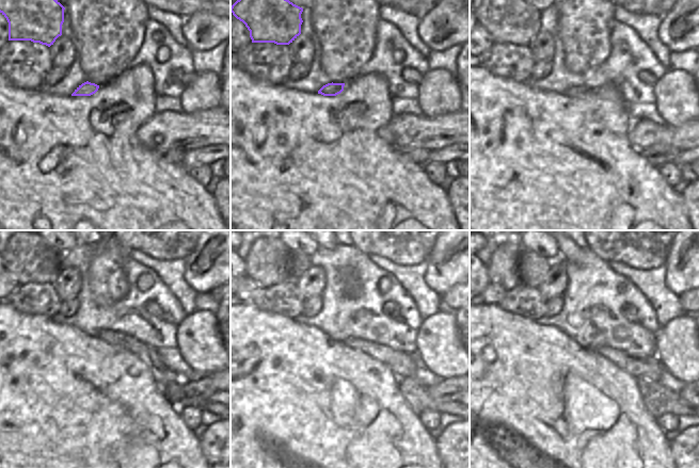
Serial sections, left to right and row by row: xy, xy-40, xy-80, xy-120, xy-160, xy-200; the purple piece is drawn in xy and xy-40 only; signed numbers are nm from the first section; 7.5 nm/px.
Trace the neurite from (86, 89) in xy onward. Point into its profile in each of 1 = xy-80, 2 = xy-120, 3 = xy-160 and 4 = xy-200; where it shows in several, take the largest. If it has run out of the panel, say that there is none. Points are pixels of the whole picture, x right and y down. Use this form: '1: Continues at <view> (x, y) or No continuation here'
1: Continues at xy-80 (573, 92)
2: Continues at xy-120 (146, 353)
3: Continues at xy-160 (402, 365)
4: Continues at xy-200 (650, 368).

